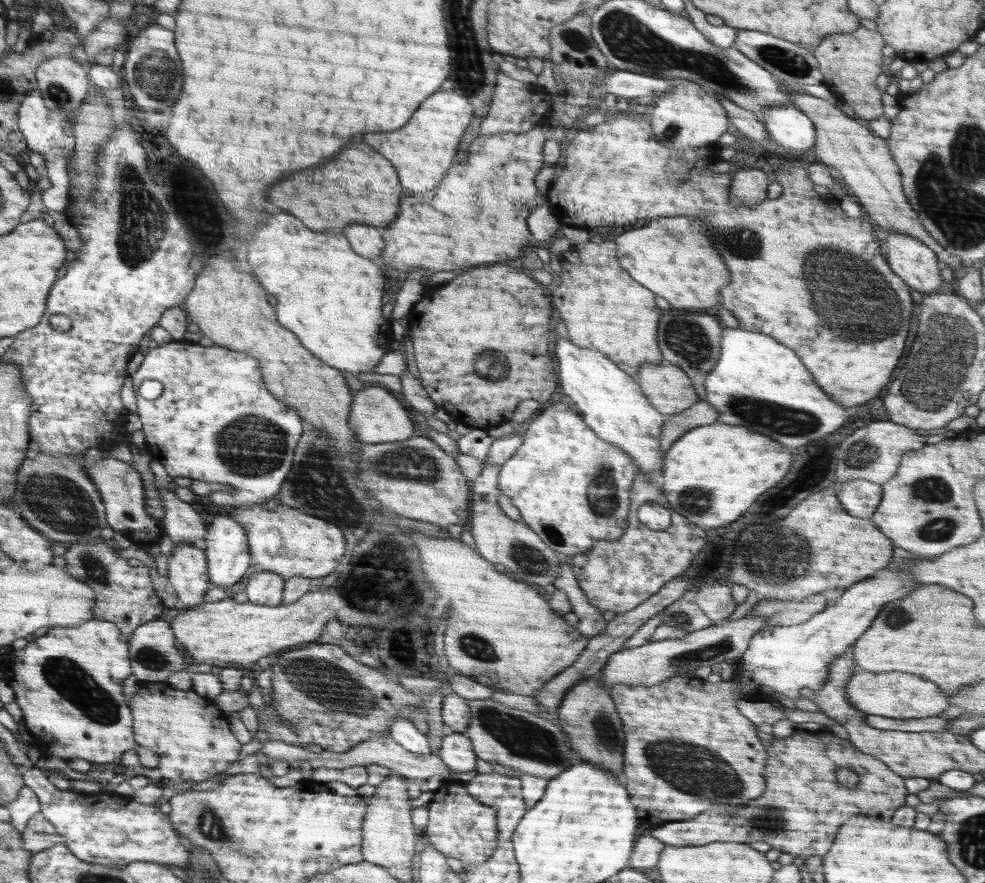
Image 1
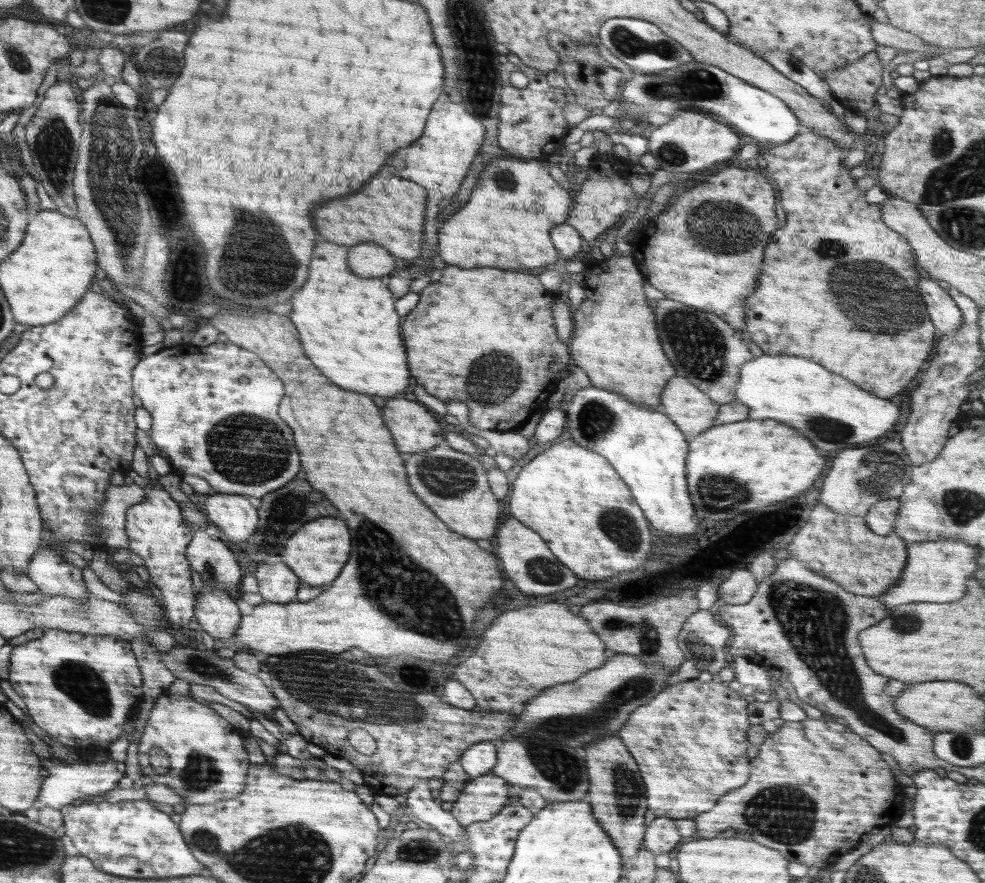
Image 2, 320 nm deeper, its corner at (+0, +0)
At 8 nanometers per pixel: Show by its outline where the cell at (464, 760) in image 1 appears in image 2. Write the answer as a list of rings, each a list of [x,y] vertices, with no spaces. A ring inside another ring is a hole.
[[[483,741],[468,747],[464,755],[460,757],[460,764],[471,779],[489,774],[492,771],[496,758],[494,742]]]

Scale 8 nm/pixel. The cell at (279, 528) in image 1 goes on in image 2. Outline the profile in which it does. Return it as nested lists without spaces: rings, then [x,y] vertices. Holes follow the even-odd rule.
[[[320,518],[306,522],[288,542],[286,548],[279,553],[286,564],[296,568],[303,586],[320,586],[336,580],[340,570],[344,568],[350,554],[350,534],[342,520],[338,518]],[[320,536],[320,538],[318,538]]]

